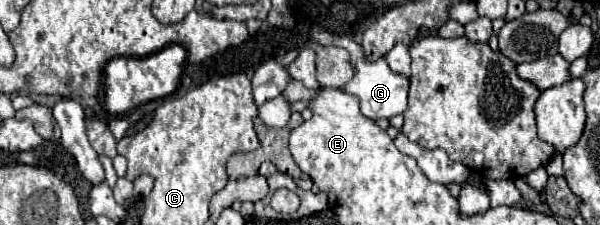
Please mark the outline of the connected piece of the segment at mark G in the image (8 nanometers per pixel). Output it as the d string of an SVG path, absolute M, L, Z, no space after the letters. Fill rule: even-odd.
M312 30L310 32L310 46L318 46L318 44L332 44L332 46L342 46L350 52L350 62L354 66L354 78L344 86L344 90L350 94L356 94L360 98L360 110L366 118L374 120L374 118L392 118L396 114L402 114L406 110L406 96L408 96L408 78L394 74L384 58L378 58L376 62L368 62L362 46L356 44L352 38L348 36L338 36L326 30Z

